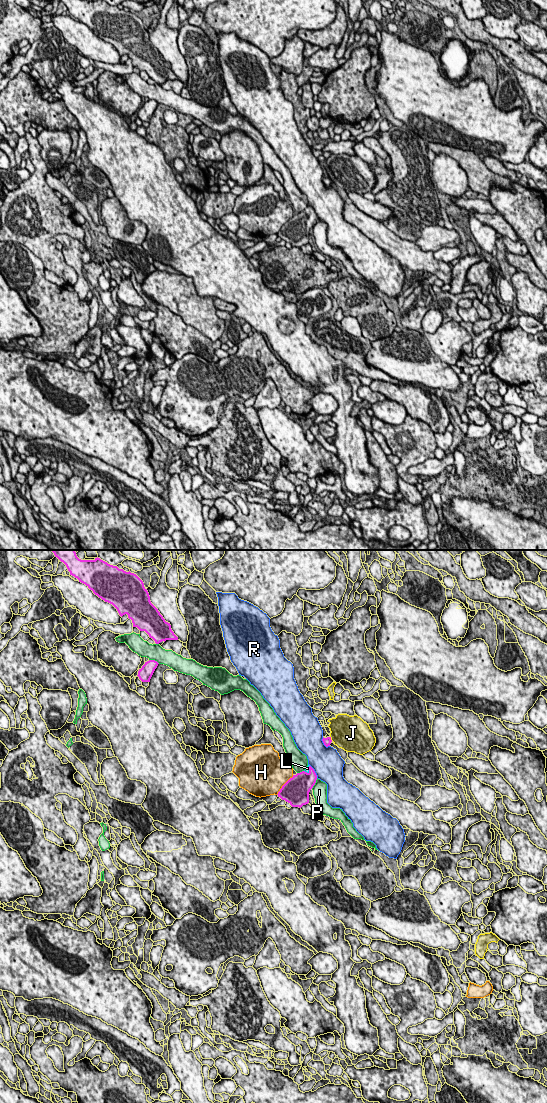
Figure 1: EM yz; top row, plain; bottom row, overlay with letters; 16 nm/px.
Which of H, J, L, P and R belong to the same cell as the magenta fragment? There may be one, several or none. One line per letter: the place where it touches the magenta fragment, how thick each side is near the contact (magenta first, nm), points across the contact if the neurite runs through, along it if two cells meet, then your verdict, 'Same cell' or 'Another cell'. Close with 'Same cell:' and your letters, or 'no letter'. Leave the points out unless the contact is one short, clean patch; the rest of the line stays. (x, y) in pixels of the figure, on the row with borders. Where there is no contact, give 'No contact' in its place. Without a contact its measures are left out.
H: Touches magenta at yz (283, 785). Thickness 420 nm (magenta) against 500 nm. Another cell
J: Touches magenta at yz (330, 738). Thickness 130 nm (magenta) against 460 nm. Another cell
L: Touches magenta at yz (309, 769). Thickness 340 nm (magenta) against 60 nm. Path across: yz (303, 782), (308, 777), (309, 769), (307, 768). Same cell
P: Touches magenta at yz (315, 782). Thickness 360 nm (magenta) against 220 nm. Another cell
R: Touches magenta at yz (323, 742). Thickness 130 nm (magenta) against 440 nm. Another cell
Same cell: L

